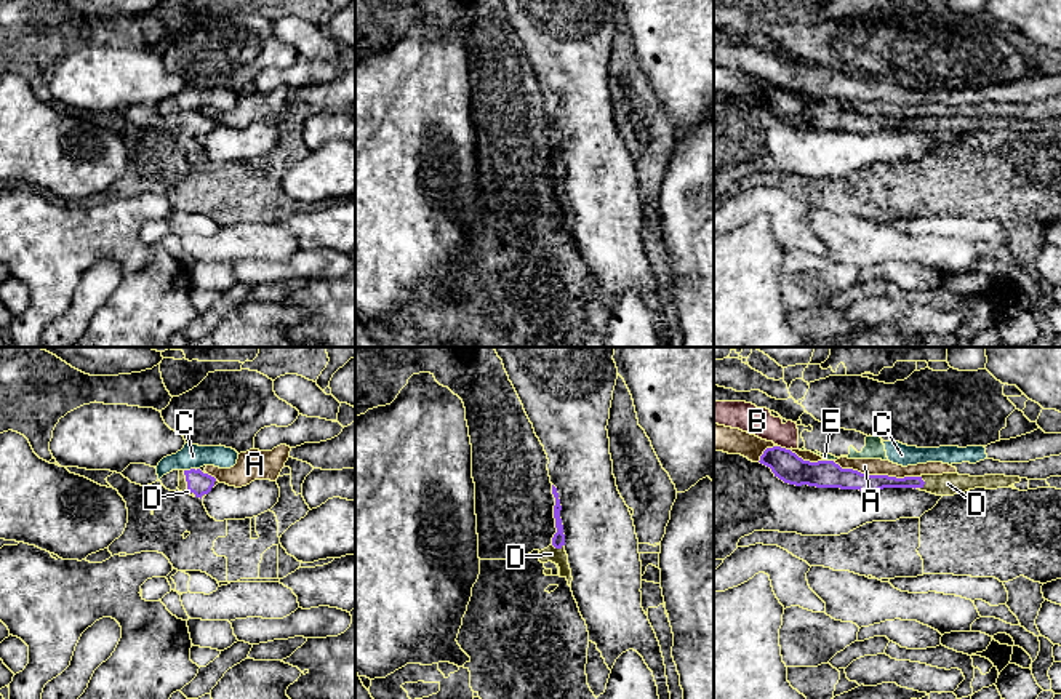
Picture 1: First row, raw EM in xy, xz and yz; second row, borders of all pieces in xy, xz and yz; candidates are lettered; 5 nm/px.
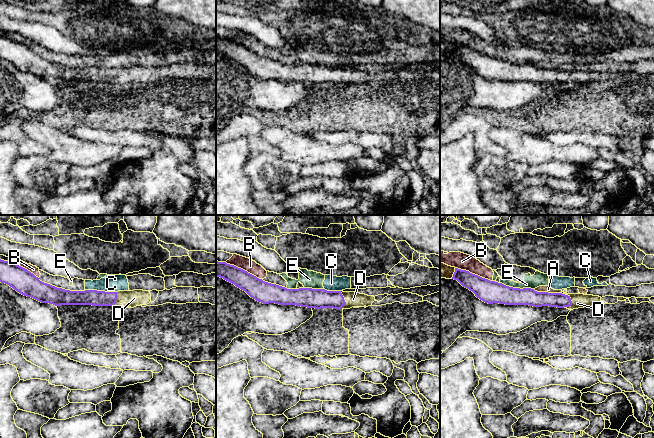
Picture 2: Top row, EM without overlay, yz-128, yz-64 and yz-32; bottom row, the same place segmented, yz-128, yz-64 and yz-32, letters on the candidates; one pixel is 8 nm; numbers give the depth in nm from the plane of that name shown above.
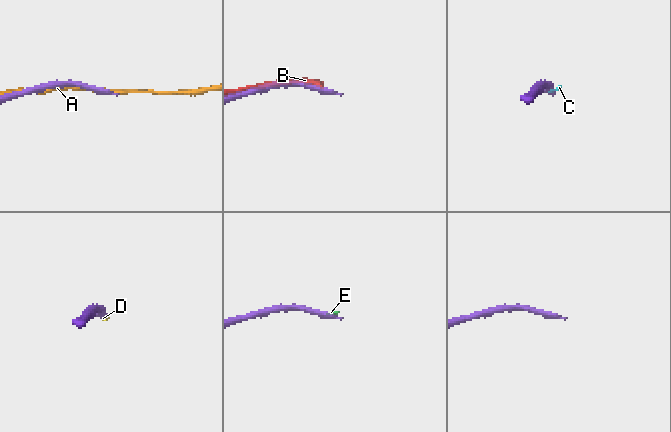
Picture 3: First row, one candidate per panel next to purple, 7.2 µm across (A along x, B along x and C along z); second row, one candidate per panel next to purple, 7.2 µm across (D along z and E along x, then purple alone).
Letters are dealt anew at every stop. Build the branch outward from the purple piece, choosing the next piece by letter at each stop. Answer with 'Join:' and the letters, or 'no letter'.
Join: D

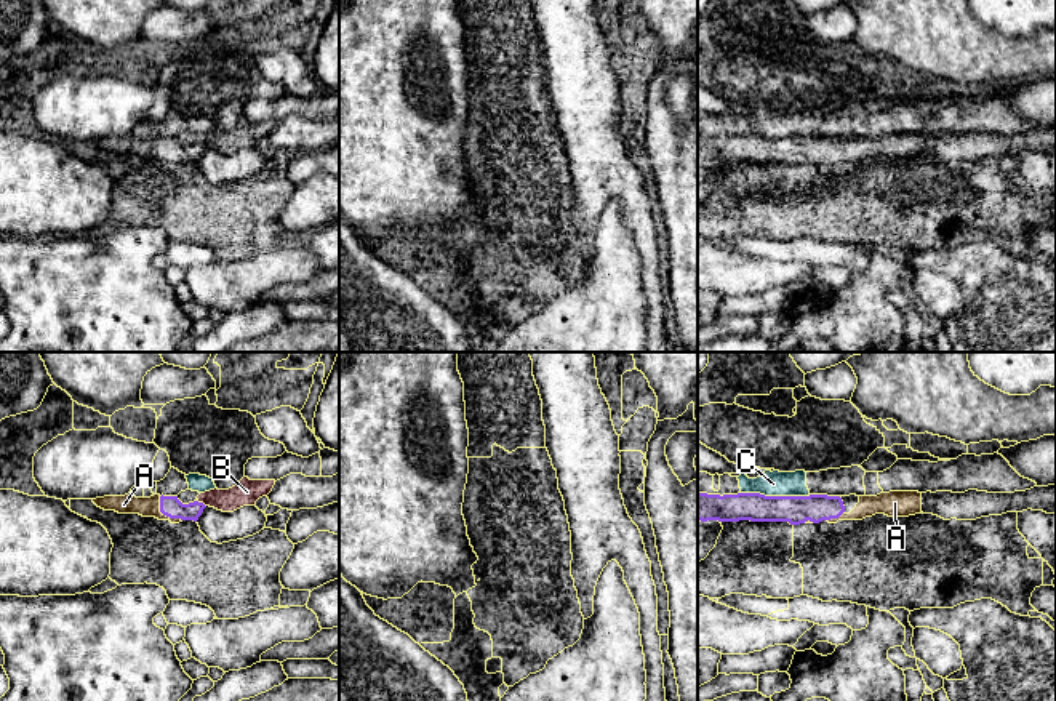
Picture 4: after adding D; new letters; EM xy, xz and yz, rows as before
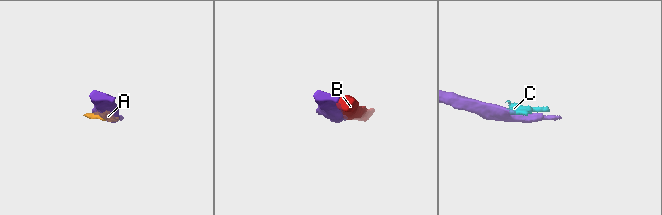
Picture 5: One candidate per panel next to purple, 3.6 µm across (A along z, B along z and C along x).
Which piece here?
Join: A

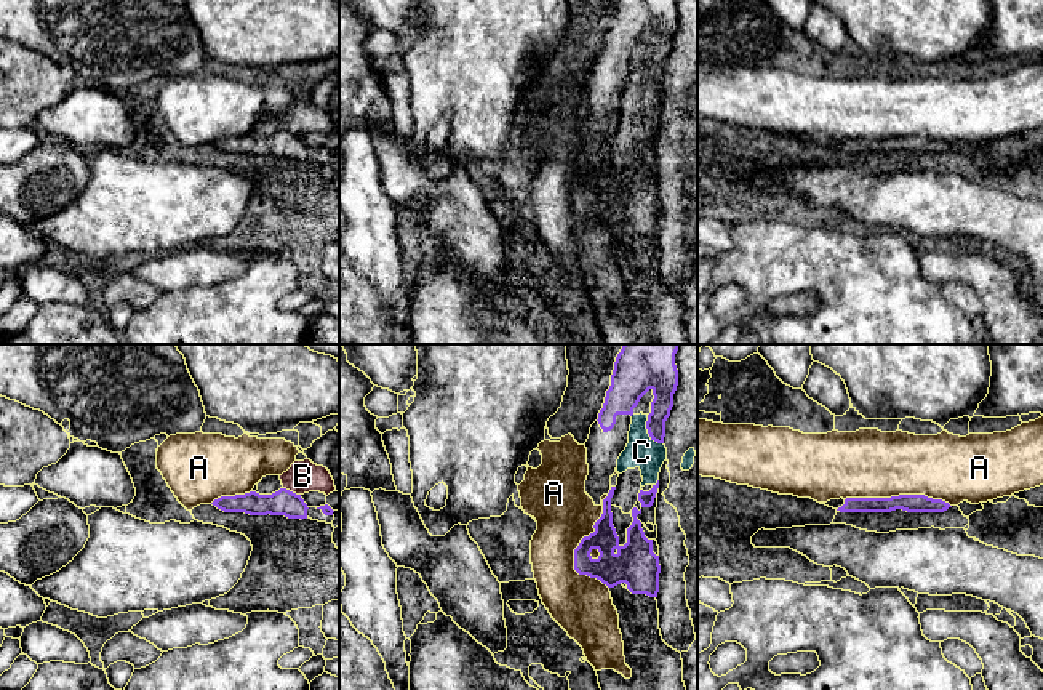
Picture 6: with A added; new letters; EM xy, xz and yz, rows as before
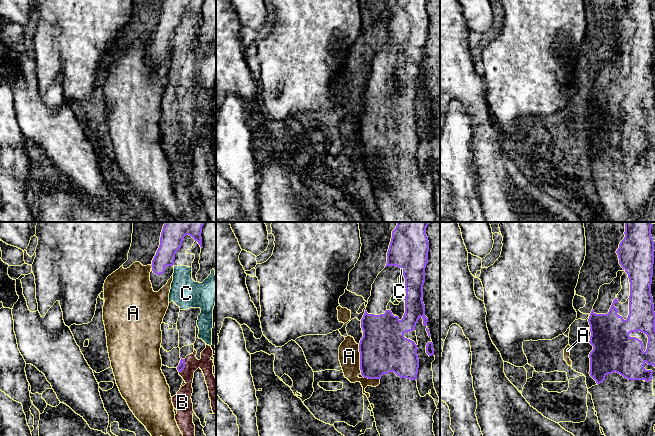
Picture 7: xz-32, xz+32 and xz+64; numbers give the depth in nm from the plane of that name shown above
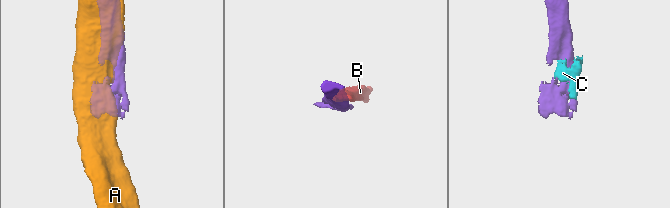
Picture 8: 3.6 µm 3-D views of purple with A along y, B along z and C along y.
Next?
Join: no letter

